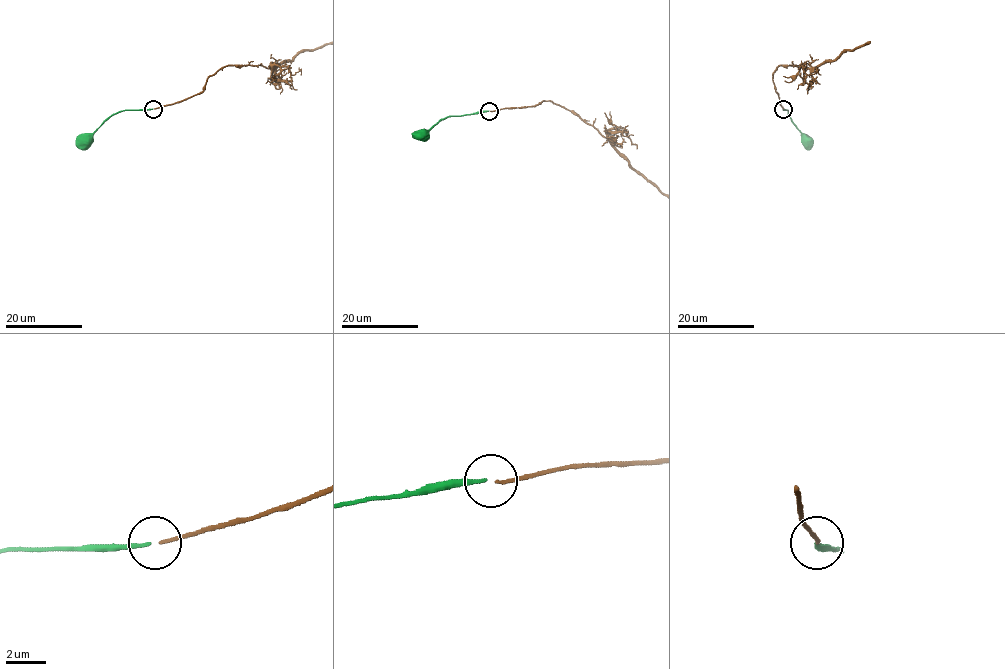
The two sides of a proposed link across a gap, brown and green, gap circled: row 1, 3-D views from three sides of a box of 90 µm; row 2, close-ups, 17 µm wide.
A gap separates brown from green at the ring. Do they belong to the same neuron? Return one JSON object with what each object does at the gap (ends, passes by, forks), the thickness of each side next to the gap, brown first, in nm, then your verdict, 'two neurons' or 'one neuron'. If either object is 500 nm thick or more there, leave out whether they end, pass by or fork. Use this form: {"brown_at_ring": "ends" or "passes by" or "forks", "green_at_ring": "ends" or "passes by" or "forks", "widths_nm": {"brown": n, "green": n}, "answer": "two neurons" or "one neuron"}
{"brown_at_ring": "ends", "green_at_ring": "ends", "widths_nm": {"brown": 140, "green": 160}, "answer": "one neuron"}

